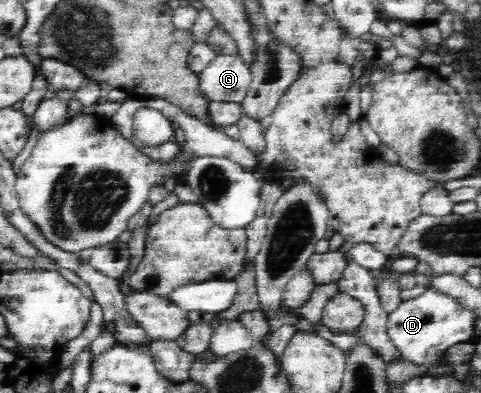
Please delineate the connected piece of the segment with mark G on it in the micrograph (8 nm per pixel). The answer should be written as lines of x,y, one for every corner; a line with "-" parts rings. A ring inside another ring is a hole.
218,55
198,78
207,101
241,104
251,85
249,66
233,55

